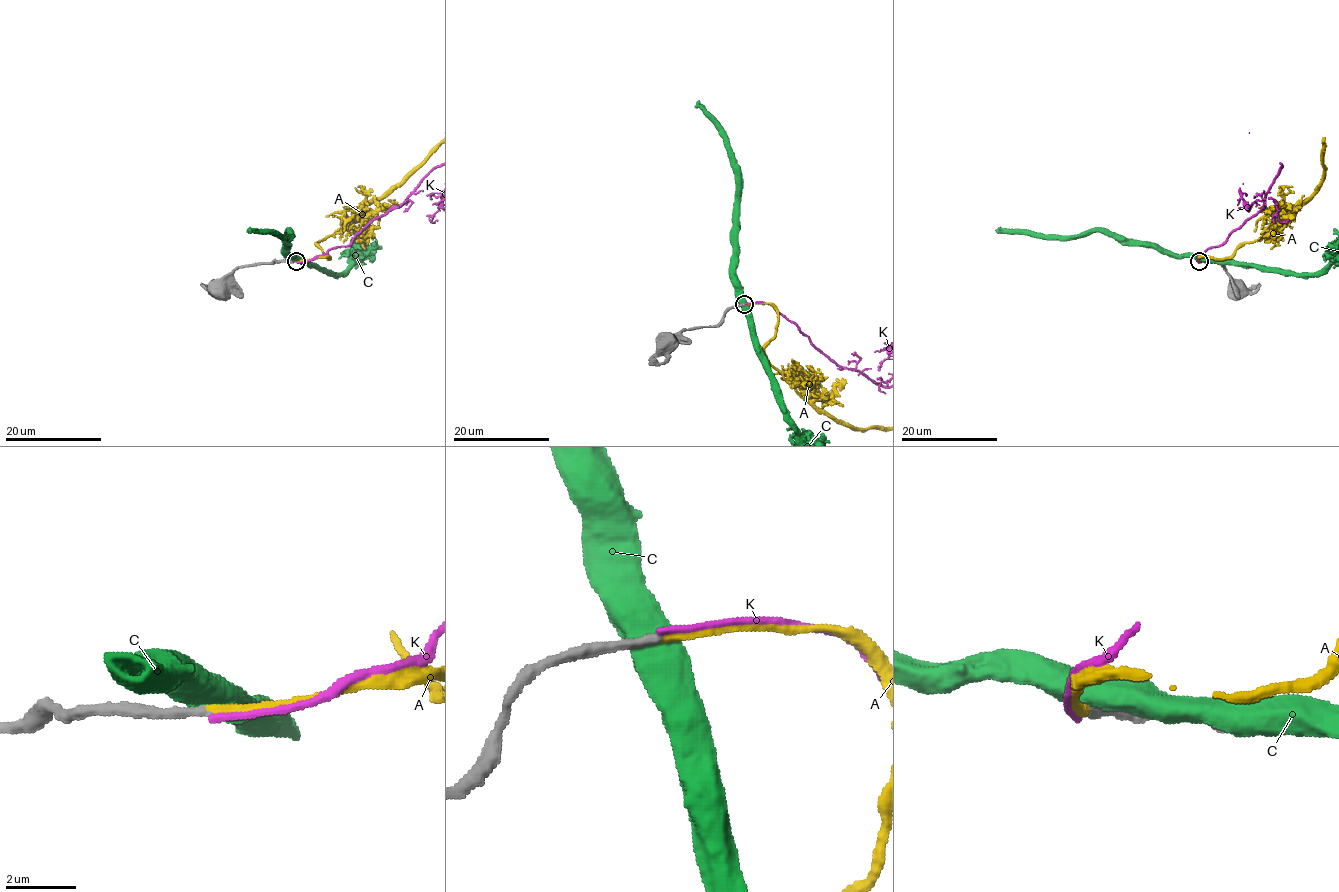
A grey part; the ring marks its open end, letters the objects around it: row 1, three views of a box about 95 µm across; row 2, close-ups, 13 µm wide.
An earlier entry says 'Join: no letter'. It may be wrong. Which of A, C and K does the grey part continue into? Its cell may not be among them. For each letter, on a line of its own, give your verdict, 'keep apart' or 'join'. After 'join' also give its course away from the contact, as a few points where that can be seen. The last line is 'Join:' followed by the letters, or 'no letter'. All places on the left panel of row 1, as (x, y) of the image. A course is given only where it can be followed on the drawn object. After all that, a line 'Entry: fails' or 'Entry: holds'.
A: join
C: keep apart
K: keep apart
Join: A
Entry: fails

